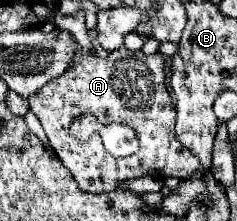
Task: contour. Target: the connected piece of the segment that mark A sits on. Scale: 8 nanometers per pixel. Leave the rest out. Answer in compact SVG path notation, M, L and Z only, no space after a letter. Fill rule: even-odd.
M119 48L109 52L105 58L79 52L61 76L49 80L43 88L29 96L29 108L41 120L51 146L83 192L111 192L119 182L141 176L173 176L187 180L199 170L199 160L183 148L175 136L175 108L165 86L165 56L161 52L147 56L141 50L129 52L127 48ZM85 114L95 116L95 120L103 126L111 122L125 122L133 126L139 138L137 154L127 158L111 156L103 148L99 132L91 134L87 140L75 138L71 134L71 124Z

